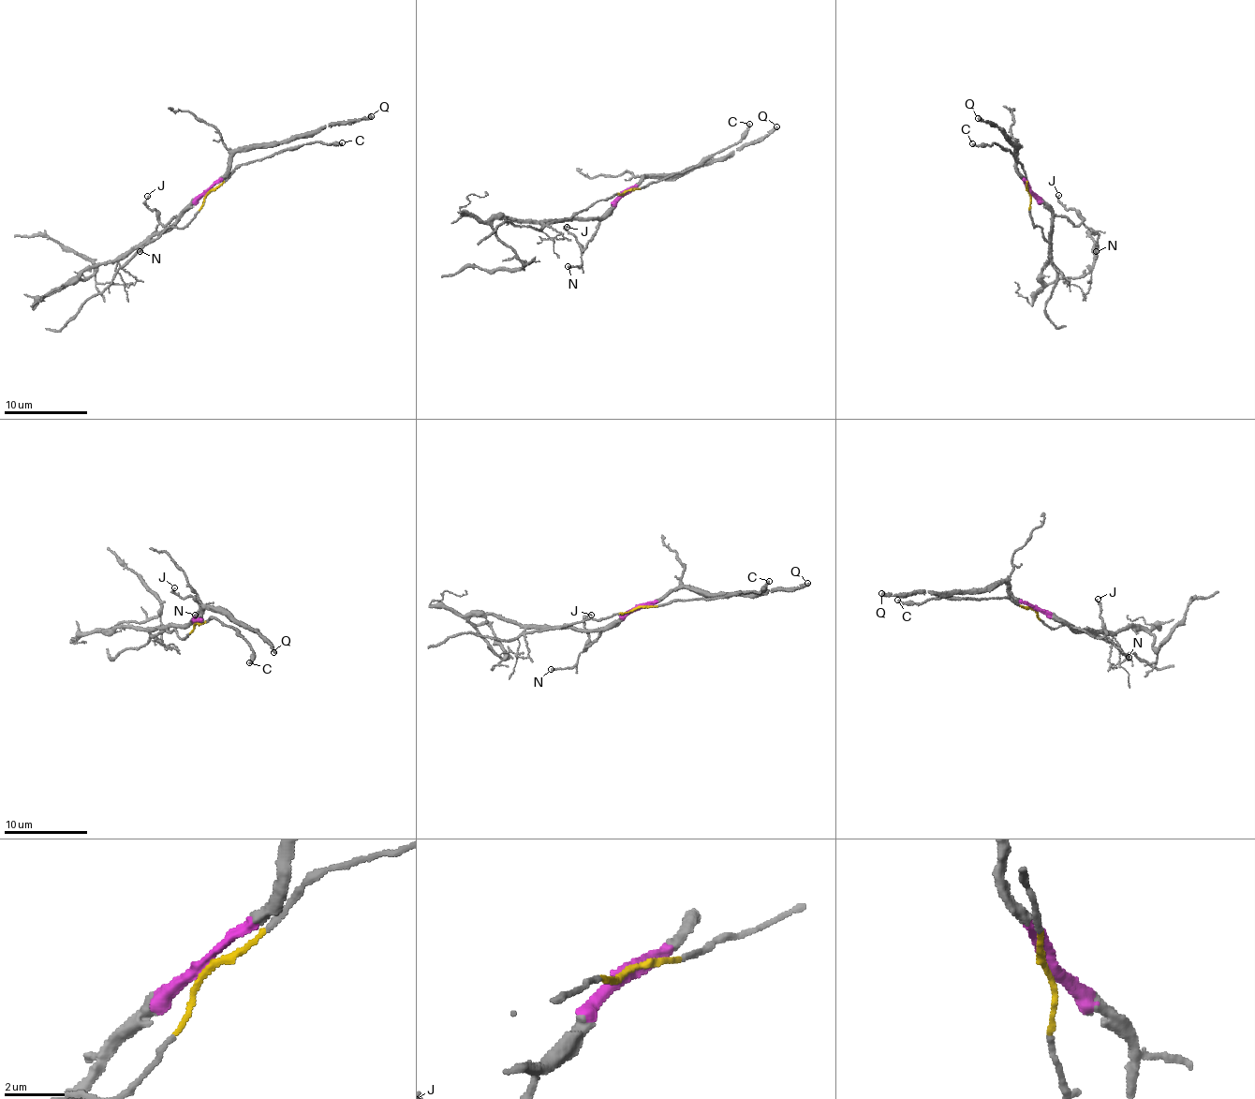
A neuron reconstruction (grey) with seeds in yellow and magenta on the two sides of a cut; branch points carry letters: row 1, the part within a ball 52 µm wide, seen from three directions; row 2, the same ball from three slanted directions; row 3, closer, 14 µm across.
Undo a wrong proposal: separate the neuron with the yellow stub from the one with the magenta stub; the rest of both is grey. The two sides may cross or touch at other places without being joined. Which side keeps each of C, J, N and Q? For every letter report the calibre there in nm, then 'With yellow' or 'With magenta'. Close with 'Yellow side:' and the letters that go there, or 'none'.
C: Thickness 160 nm. With yellow
J: Thickness 150 nm. With magenta
N: Thickness 200 nm. With magenta
Q: Thickness 320 nm. With magenta
Yellow side: C

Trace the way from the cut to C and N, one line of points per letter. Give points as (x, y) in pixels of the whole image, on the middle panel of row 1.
C: (626, 192), (702, 164), (731, 147), (750, 124)
N: (626, 192), (600, 222), (581, 258), (579, 266), (568, 266)

